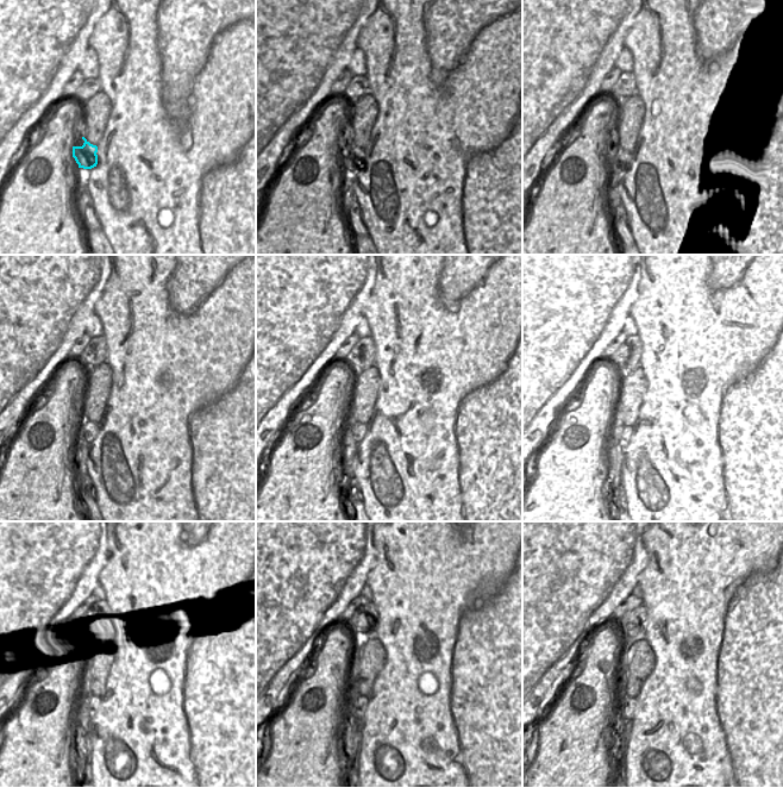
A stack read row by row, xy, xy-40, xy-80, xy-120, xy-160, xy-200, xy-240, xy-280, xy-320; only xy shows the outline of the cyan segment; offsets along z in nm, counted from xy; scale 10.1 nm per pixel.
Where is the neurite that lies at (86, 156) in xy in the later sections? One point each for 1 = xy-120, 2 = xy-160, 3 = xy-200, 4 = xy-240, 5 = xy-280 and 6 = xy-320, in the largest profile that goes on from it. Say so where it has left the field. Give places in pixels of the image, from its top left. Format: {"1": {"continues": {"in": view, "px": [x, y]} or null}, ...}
{"1": {"continues": {"in": "xy-120", "px": [89, 430]}}, "2": {"continues": {"in": "xy-160", "px": [358, 431]}}, "3": {"continues": {"in": "xy-200", "px": [627, 431]}}, "4": {"continues": {"in": "xy-240", "px": [94, 702]}}, "5": {"continues": {"in": "xy-280", "px": [362, 702]}}, "6": {"continues": {"in": "xy-320", "px": [627, 708]}}}

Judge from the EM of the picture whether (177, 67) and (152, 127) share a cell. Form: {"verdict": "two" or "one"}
{"verdict": "one"}

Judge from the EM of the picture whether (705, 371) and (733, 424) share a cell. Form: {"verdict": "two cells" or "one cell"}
{"verdict": "one cell"}

